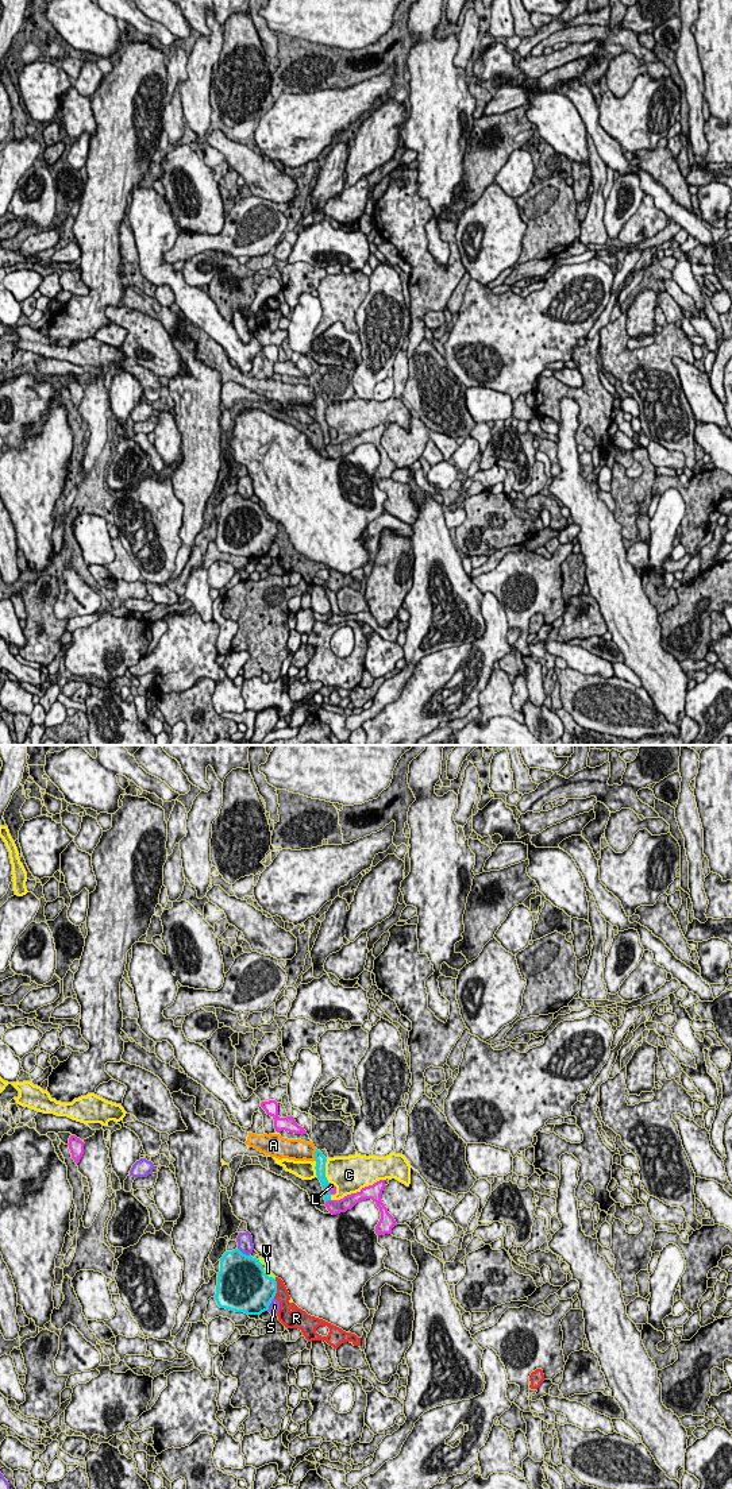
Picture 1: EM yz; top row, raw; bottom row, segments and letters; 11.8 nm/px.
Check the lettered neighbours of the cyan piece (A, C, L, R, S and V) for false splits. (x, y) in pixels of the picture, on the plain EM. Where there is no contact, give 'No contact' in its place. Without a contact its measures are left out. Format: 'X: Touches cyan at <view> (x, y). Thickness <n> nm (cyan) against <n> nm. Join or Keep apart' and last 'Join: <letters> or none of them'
A: Touches cyan at yz (315, 398). Thickness 130 nm (cyan) against 260 nm. Keep apart
C: Touches cyan at yz (324, 415). Thickness 130 nm (cyan) against 380 nm. Keep apart
L: Touches cyan at yz (327, 444). Thickness 100 nm (cyan) against 160 nm. Keep apart
R: Touches cyan at yz (276, 532). Thickness 460 nm (cyan) against 160 nm. Keep apart
S: Touches cyan at yz (269, 548). Thickness 500 nm (cyan) against 130 nm. Keep apart
V: Touches cyan at yz (266, 519). Thickness 500 nm (cyan) against 70 nm. Keep apart
Join: none of them

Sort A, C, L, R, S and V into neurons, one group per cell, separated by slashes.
A C / L / R V / S

